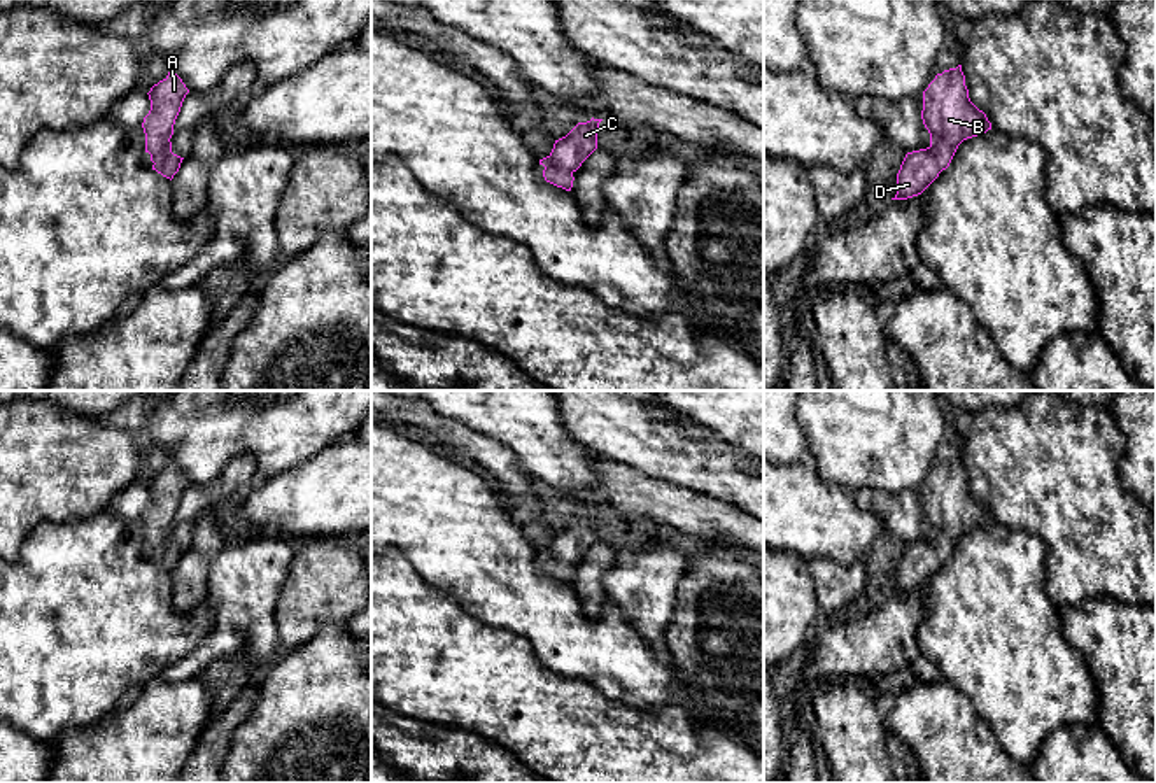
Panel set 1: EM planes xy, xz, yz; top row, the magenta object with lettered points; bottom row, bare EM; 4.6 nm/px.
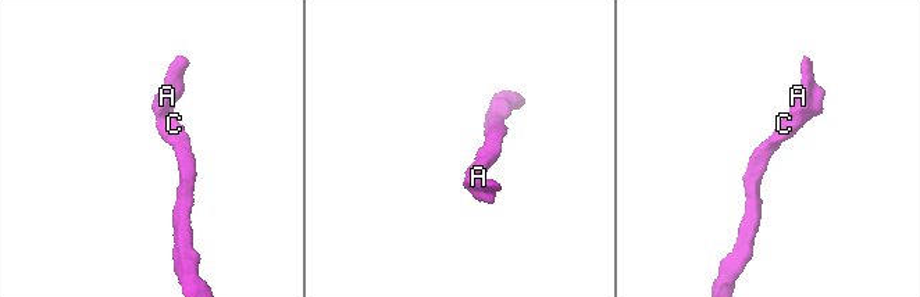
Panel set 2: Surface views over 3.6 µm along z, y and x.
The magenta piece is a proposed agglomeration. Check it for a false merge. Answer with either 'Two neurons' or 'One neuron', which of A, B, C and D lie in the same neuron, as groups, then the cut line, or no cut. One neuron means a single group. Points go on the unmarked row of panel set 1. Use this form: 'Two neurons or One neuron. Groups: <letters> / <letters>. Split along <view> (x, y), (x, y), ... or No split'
One neuron. Groups: A B C D. No split

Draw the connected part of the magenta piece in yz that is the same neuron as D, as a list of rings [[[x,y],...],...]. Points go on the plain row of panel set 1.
[[[962,457],[937,466],[923,483],[921,511],[930,526],[930,538],[906,547],[892,592],[921,587],[949,559],[963,533],[991,522],[986,506],[969,490]]]

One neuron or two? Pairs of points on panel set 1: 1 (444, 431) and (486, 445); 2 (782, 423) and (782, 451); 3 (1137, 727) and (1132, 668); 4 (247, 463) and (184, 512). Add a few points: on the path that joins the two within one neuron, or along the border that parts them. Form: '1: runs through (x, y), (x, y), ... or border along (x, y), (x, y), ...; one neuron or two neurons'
1: runs through (454, 433), (475, 442); one neuron
2: runs through (782, 430), (782, 444); one neuron
3: runs through (1137, 713), (1137, 694), (1128, 685), (1130, 682); one neuron
4: runs through (232, 479), (200, 498); one neuron

